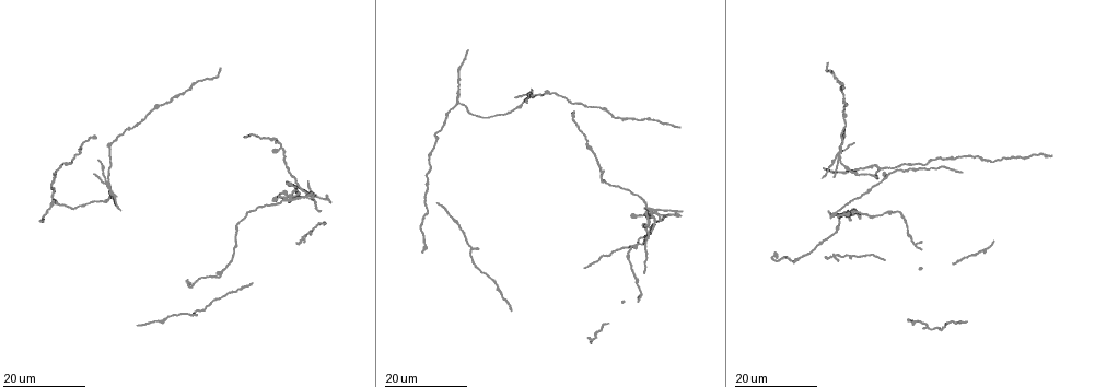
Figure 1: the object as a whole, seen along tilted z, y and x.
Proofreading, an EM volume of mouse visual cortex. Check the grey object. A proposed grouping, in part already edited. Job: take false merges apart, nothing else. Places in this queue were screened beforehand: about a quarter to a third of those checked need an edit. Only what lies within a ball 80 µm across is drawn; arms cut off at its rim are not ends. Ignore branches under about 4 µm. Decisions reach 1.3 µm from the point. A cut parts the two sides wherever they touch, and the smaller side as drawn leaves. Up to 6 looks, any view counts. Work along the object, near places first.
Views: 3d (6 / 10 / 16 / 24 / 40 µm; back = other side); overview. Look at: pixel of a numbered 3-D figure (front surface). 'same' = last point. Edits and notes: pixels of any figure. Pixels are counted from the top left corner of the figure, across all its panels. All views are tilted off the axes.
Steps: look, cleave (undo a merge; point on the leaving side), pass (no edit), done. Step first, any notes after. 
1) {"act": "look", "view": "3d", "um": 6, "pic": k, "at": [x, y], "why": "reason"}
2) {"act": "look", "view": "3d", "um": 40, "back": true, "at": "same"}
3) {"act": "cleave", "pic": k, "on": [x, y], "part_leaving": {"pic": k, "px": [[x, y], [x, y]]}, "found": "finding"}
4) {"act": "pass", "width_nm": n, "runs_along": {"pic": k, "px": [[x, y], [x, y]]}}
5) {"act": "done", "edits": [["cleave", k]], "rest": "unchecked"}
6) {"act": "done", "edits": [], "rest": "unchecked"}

{"act": "look", "view": "3d", "um": 16, "pic": 1, "at": [880, 169], "why": "a fork"}

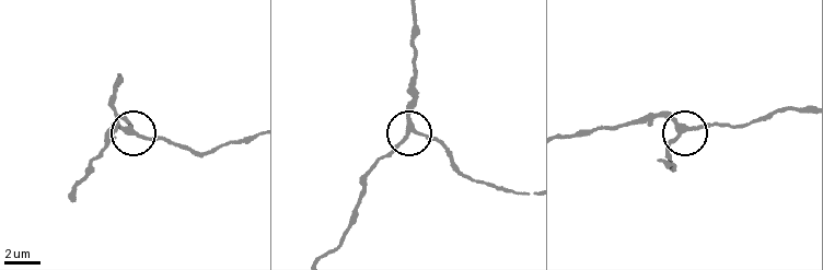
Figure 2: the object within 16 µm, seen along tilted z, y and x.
{"act": "look", "view": "3d", "um": 6, "pic": 2, "at": [685, 129]}

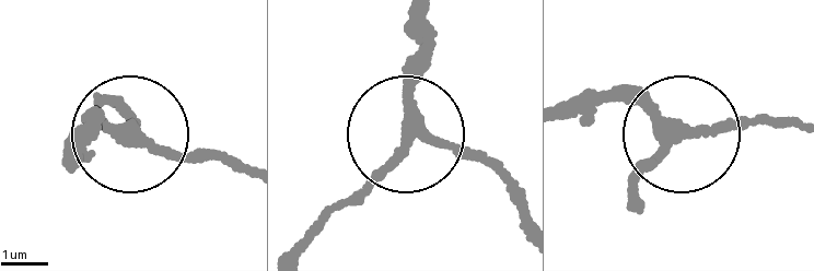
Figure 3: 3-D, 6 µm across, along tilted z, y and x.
{"act": "look", "view": "3d", "um": 6, "back": true, "pic": 3, "at": [683, 133]}

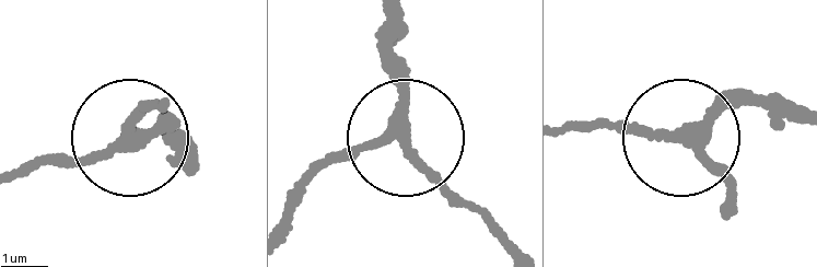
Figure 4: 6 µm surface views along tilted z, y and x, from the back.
{"act": "pass", "side_arm_um": 16, "runs_along": {"pic": 4, "px": [[288, 221], [317, 172], [405, 130], [391, 27]]}, "found": "continuous, no second cell"}

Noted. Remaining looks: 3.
{"act": "look", "view": "3d", "um": 16, "pic": 1, "at": [841, 152], "why": "looks like a crossing"}

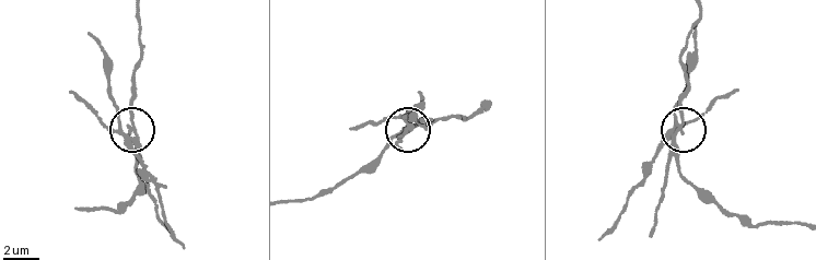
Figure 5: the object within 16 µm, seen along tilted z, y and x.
{"act": "look", "view": "3d", "um": 10, "pic": 5, "at": [676, 135], "why": "zoom in"}

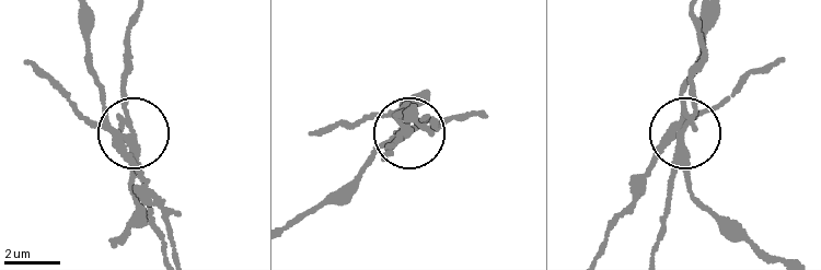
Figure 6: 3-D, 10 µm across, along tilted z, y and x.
{"act": "cleave", "pic": 6, "on": [399, 139], "width_nm": 230, "found": "a second cell is stuck on"}

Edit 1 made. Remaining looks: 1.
{"act": "done", "edits": [["cleave", 6]], "rest": "unchecked"}

